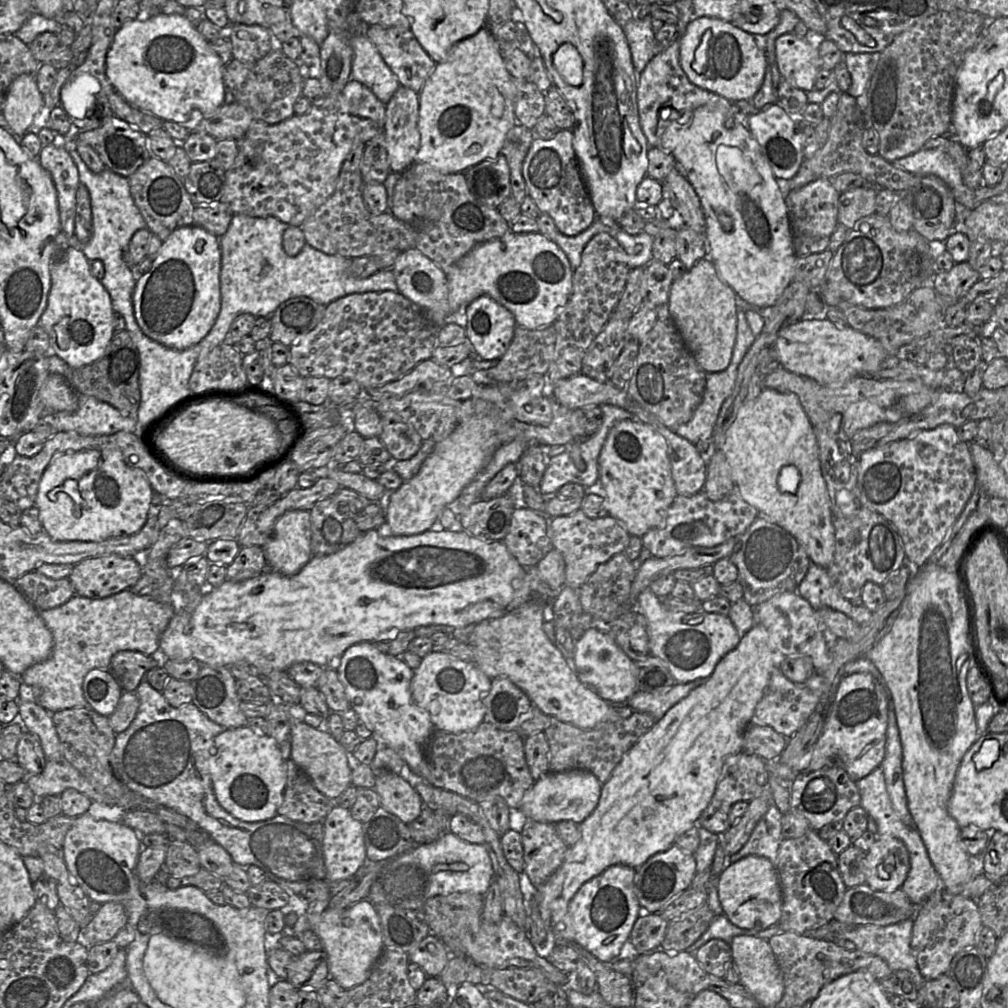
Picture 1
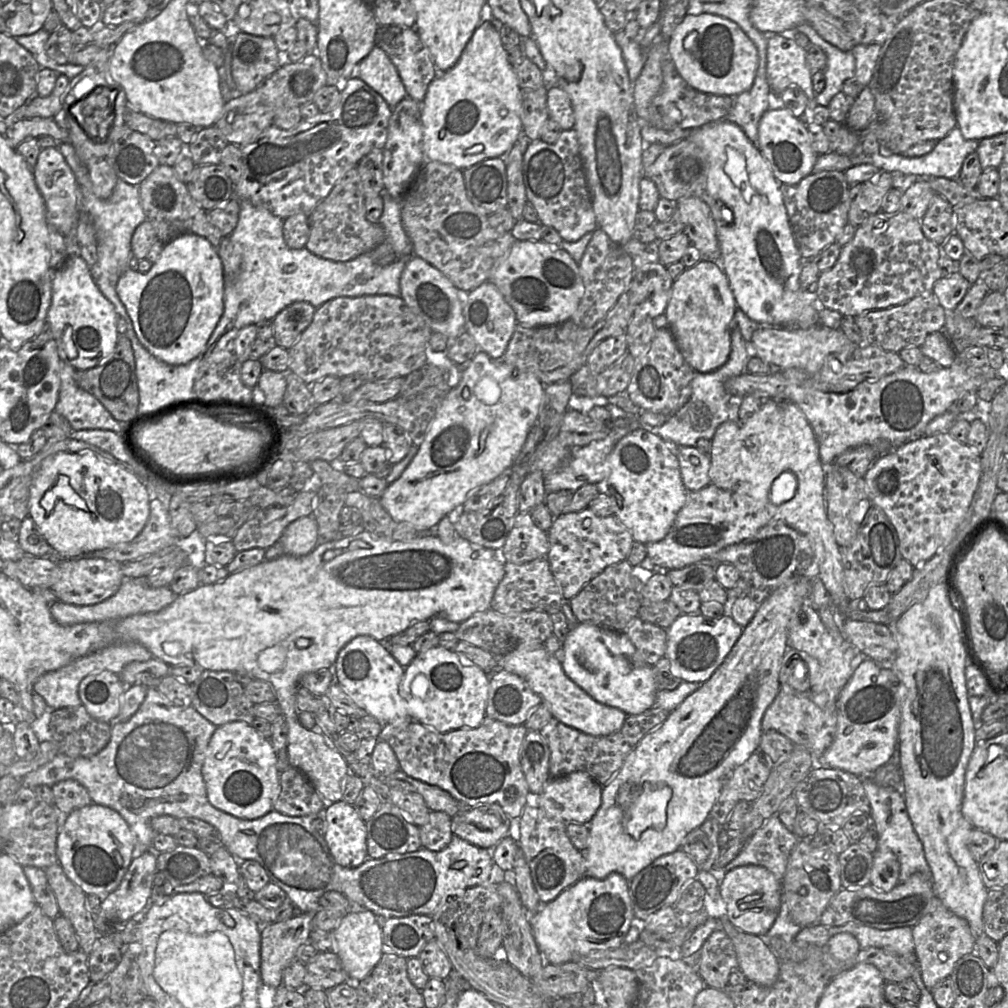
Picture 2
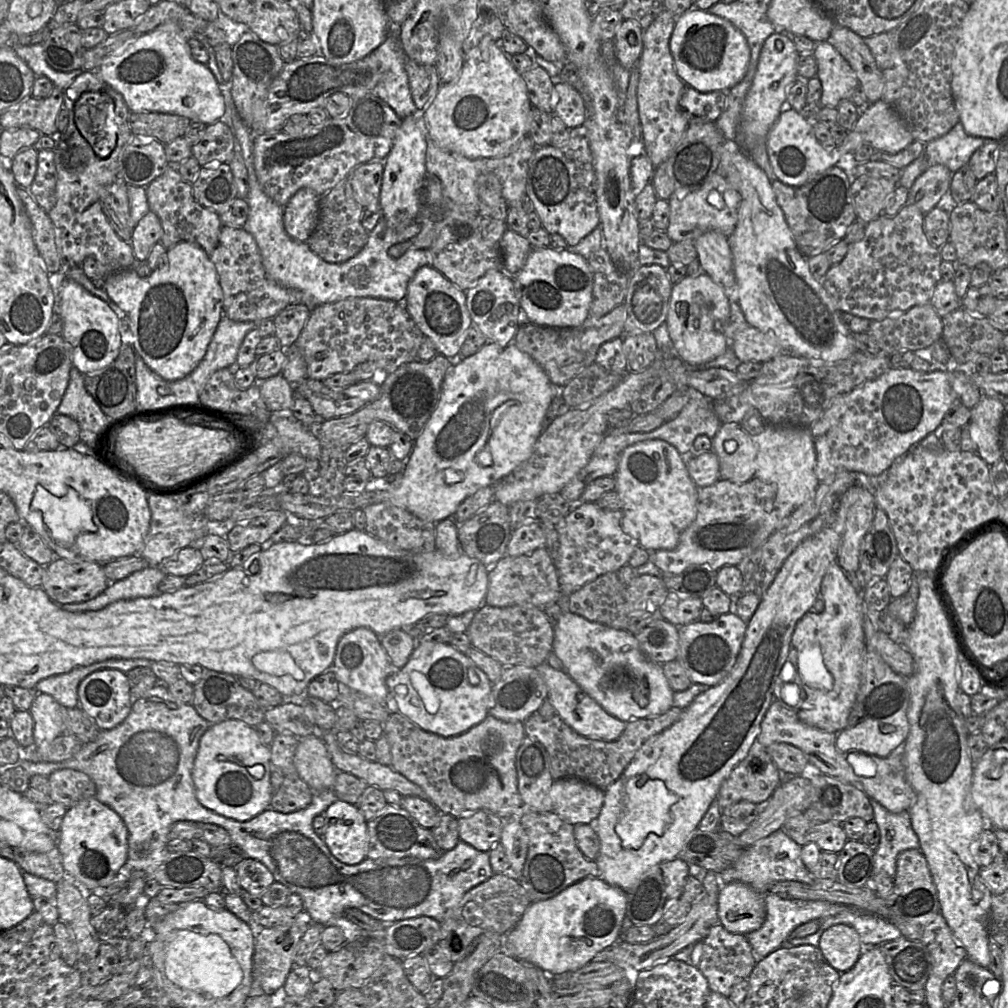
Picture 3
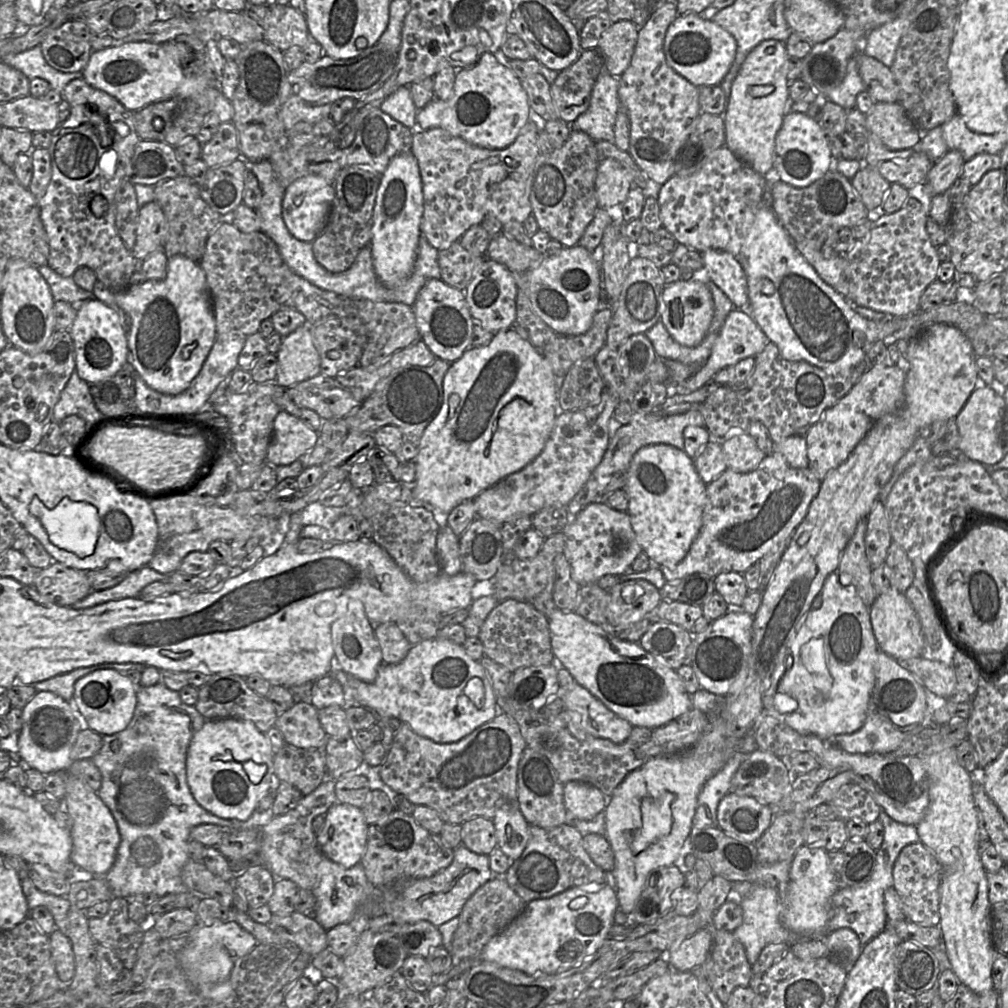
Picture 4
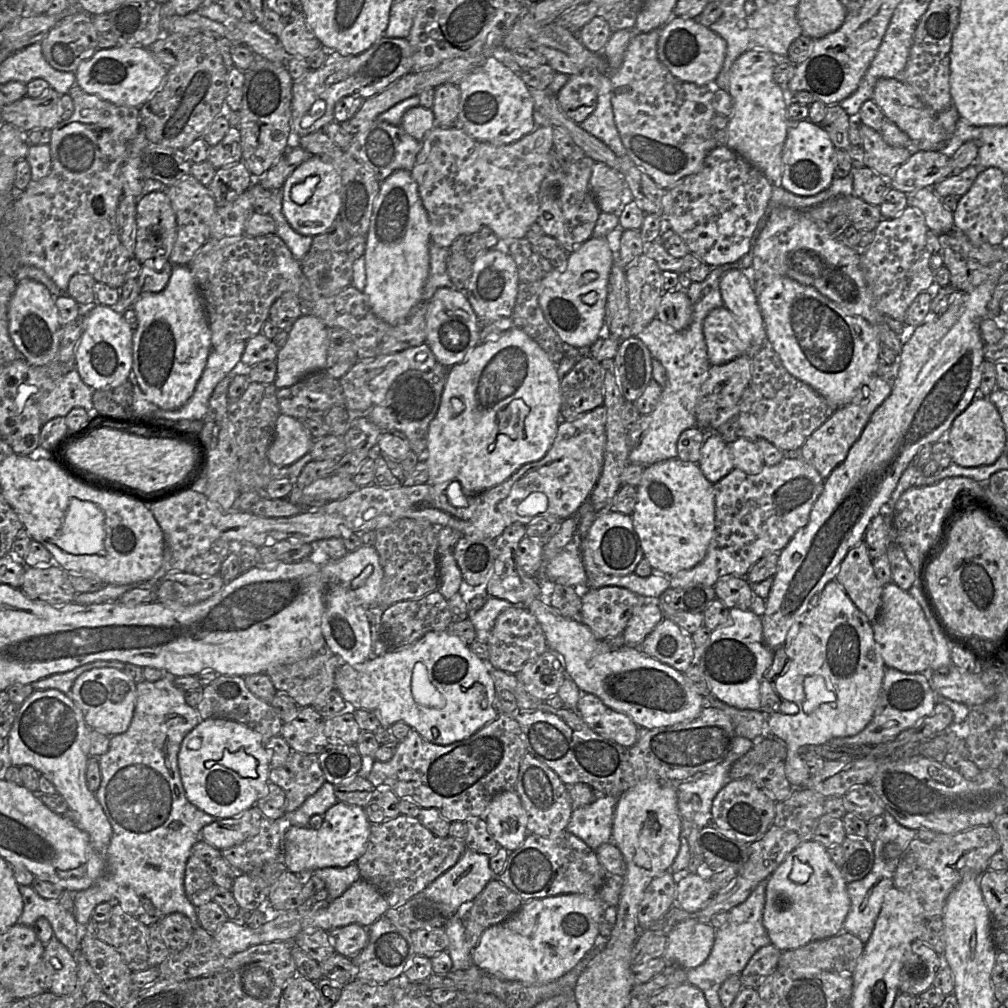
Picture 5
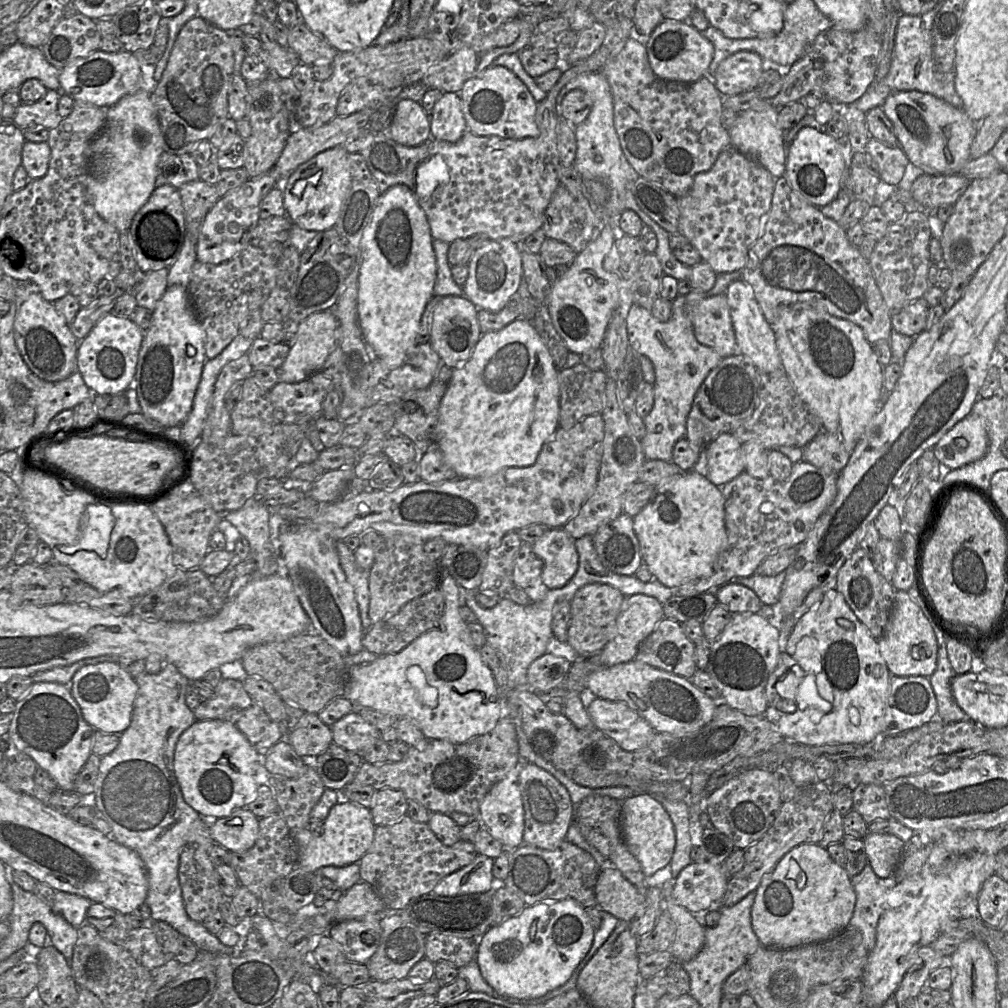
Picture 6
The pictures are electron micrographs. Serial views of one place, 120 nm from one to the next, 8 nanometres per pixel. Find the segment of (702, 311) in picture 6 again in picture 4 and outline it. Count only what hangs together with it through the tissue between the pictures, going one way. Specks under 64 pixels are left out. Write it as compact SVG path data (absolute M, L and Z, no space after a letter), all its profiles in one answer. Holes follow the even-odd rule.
M734 309L726 317L719 334L713 344L711 354L702 368L693 376L680 383L670 383L667 385L670 394L686 395L691 394L713 380L715 374L721 369L738 363L748 357L755 357L760 354L768 344L769 340L756 324L748 312Z

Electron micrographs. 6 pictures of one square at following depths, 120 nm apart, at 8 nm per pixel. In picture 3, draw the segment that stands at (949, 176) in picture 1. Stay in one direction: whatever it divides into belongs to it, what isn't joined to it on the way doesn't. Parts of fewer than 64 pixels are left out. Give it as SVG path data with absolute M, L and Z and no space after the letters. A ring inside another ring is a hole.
M959 121L947 134L925 144L928 167L942 164L955 173L986 141L993 140L967 134Z

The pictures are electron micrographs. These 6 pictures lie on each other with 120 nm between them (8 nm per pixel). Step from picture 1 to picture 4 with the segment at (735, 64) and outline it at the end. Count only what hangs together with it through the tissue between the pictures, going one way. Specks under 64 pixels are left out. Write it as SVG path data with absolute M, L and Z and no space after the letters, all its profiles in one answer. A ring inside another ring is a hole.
M692 12L682 14L670 24L664 39L664 53L669 66L697 88L719 85L736 56L735 38L715 22Z

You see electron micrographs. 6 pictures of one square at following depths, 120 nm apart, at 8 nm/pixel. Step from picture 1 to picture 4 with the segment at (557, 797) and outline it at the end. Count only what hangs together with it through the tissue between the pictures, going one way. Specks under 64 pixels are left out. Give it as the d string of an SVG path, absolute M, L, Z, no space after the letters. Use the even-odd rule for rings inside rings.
M578 781L564 784L564 804L569 820L589 821L605 810L608 798L597 787Z

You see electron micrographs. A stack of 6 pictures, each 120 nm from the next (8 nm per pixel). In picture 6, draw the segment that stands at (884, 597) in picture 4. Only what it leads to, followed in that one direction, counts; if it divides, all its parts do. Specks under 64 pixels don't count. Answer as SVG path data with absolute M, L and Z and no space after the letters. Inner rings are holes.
M896 590L891 614L878 646L891 675L929 677L936 669L938 644L935 633L921 608L906 591Z

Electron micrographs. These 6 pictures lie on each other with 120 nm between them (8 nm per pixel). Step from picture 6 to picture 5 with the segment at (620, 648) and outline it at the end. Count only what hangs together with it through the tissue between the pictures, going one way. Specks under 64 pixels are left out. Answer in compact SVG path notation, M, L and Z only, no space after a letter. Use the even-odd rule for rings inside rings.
M640 597L638 605L634 608L631 618L623 631L625 646L638 647L651 631L663 620L658 599Z

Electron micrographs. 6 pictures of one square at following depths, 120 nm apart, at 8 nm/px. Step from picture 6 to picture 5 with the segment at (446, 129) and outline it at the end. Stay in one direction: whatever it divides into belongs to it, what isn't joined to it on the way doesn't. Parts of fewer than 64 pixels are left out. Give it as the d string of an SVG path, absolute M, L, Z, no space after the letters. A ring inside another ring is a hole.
M445 83L434 90L434 102L432 112L435 124L441 128L459 126L460 91L457 85Z

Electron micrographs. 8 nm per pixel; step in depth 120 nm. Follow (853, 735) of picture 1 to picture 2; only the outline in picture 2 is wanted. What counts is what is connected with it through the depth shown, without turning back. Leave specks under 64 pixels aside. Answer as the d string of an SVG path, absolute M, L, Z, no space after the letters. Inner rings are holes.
M871 658L864 659L853 672L837 699L837 728L834 740L822 755L822 765L849 772L857 777L869 776L890 762L898 742L898 726L903 701L903 686L892 670Z

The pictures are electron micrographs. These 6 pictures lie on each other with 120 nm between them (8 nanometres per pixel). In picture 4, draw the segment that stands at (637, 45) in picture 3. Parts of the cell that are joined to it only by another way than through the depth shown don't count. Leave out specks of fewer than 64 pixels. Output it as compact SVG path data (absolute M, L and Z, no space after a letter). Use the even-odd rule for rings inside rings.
M629 20L612 23L602 34L598 49L608 72L619 77L628 68L637 43L639 28Z

